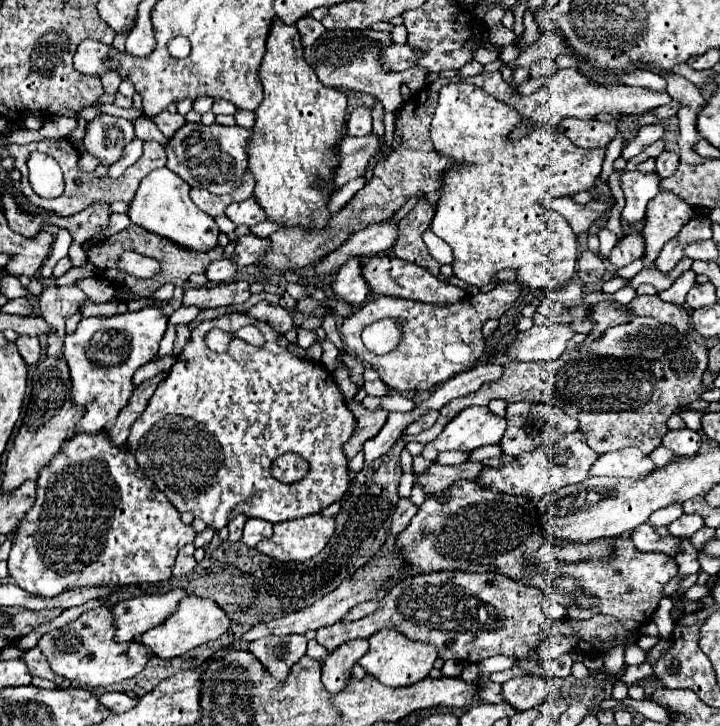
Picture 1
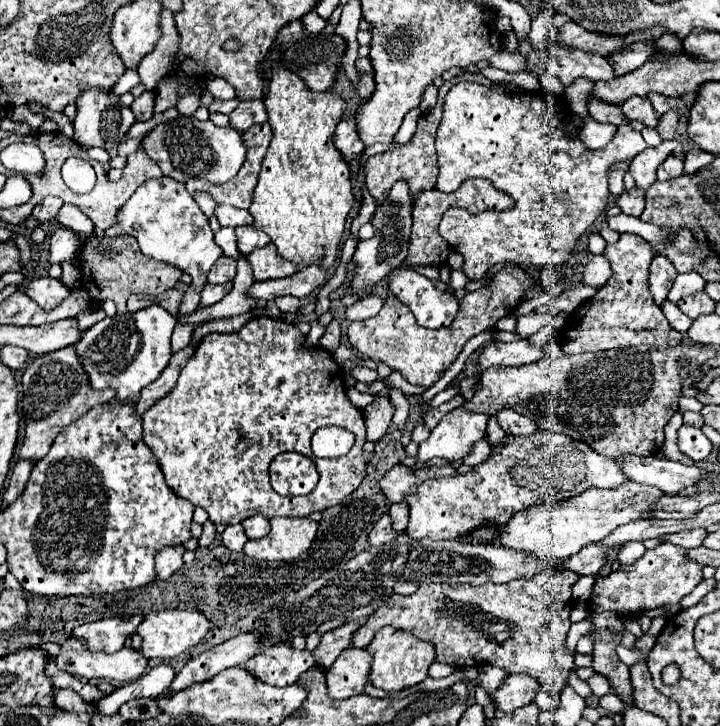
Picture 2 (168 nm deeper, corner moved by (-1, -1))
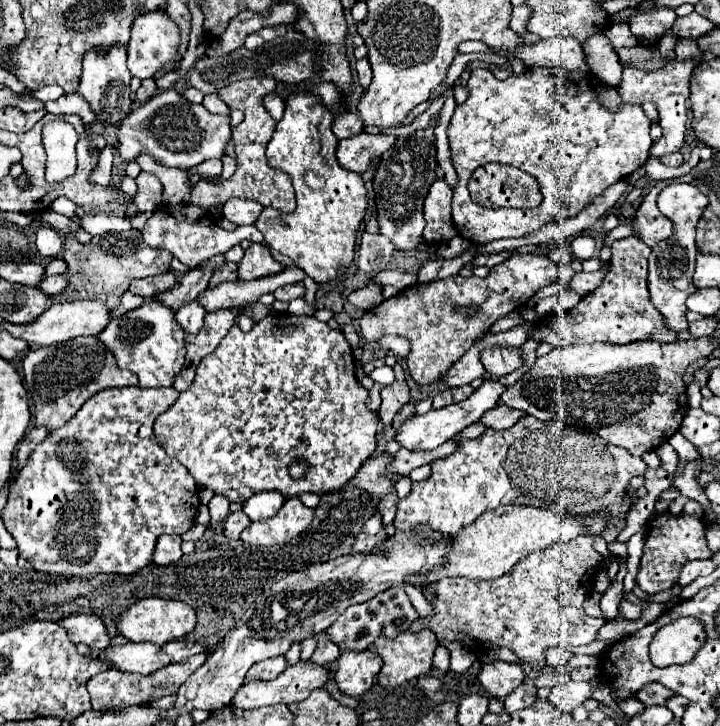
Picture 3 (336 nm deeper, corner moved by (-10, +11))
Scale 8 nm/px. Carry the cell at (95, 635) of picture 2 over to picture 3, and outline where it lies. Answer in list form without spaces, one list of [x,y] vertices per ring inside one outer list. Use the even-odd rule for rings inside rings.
[[[76,614],[60,620],[60,624],[66,628],[68,638],[78,644],[84,642],[90,648],[104,650],[110,646],[110,634],[104,626],[104,620],[96,614]]]

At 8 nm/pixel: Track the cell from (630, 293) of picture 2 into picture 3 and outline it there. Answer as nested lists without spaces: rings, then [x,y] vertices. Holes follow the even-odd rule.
[[[638,236],[620,238],[612,244],[610,272],[604,282],[590,294],[586,294],[576,308],[564,316],[550,316],[536,322],[530,334],[538,342],[550,342],[552,346],[572,346],[572,344],[592,344],[592,342],[612,342],[628,344],[636,340],[656,340],[674,342],[678,332],[670,330],[664,316],[652,306],[648,292],[648,256],[650,246]]]

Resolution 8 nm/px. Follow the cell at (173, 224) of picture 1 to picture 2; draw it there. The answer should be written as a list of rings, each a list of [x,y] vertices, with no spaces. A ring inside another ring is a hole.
[[[167,176],[145,182],[143,186],[137,188],[137,192],[131,196],[131,200],[119,210],[117,226],[109,228],[105,234],[107,236],[131,234],[137,238],[139,248],[145,256],[167,262],[167,264],[179,268],[181,272],[189,274],[192,282],[184,293],[177,318],[197,312],[200,291],[205,286],[207,272],[217,262],[221,252],[213,240],[213,232],[209,228],[207,216],[201,212],[197,202],[185,190],[185,184],[179,184],[177,180],[171,180]]]

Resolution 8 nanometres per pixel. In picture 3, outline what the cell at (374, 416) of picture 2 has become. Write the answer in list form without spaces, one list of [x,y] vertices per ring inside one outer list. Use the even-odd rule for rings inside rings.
[[[394,364],[394,374],[396,380],[390,386],[382,388],[382,404],[380,404],[380,420],[384,426],[392,424],[392,418],[396,416],[396,412],[408,402],[410,394],[408,394],[408,384],[404,380],[404,370],[400,364]]]

